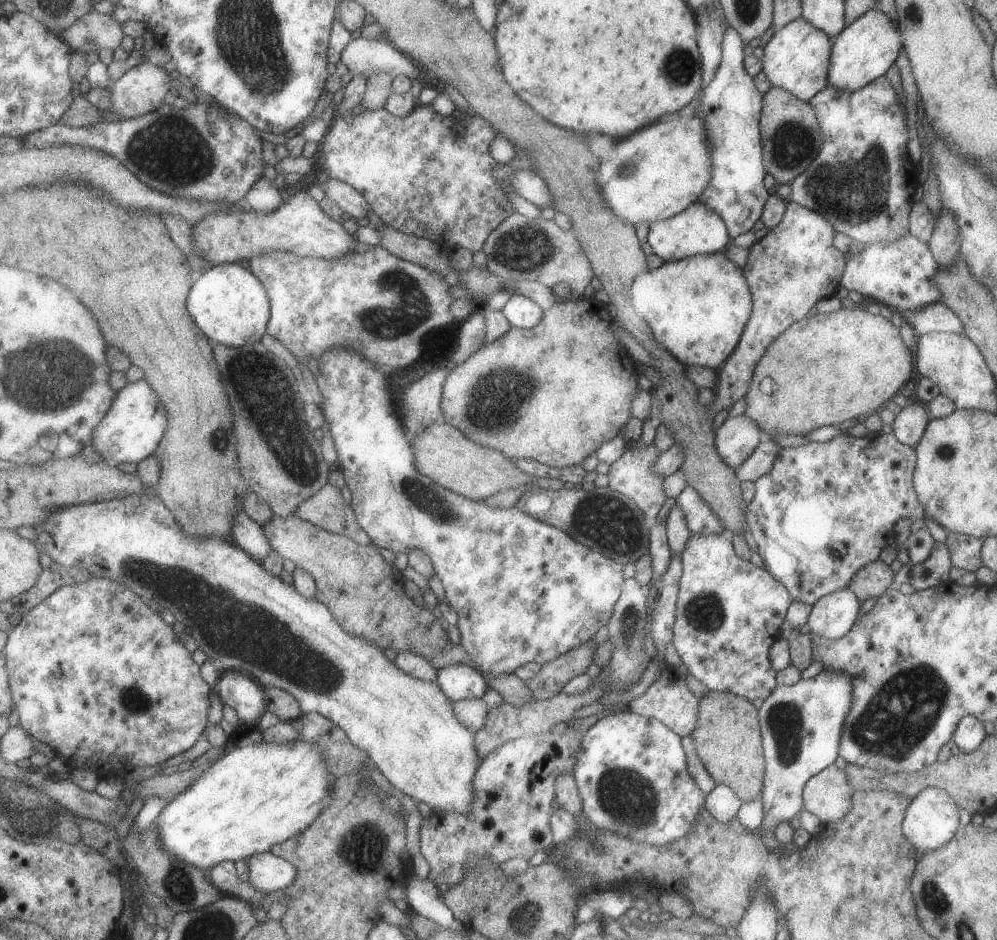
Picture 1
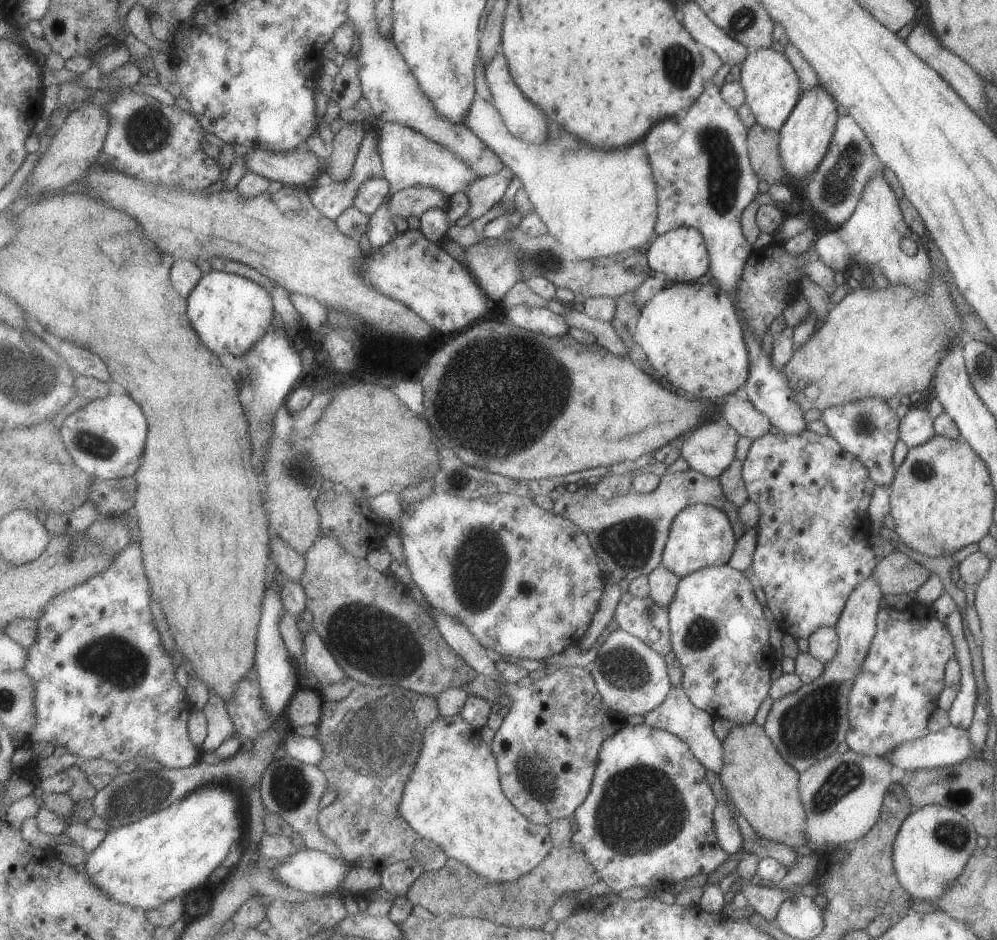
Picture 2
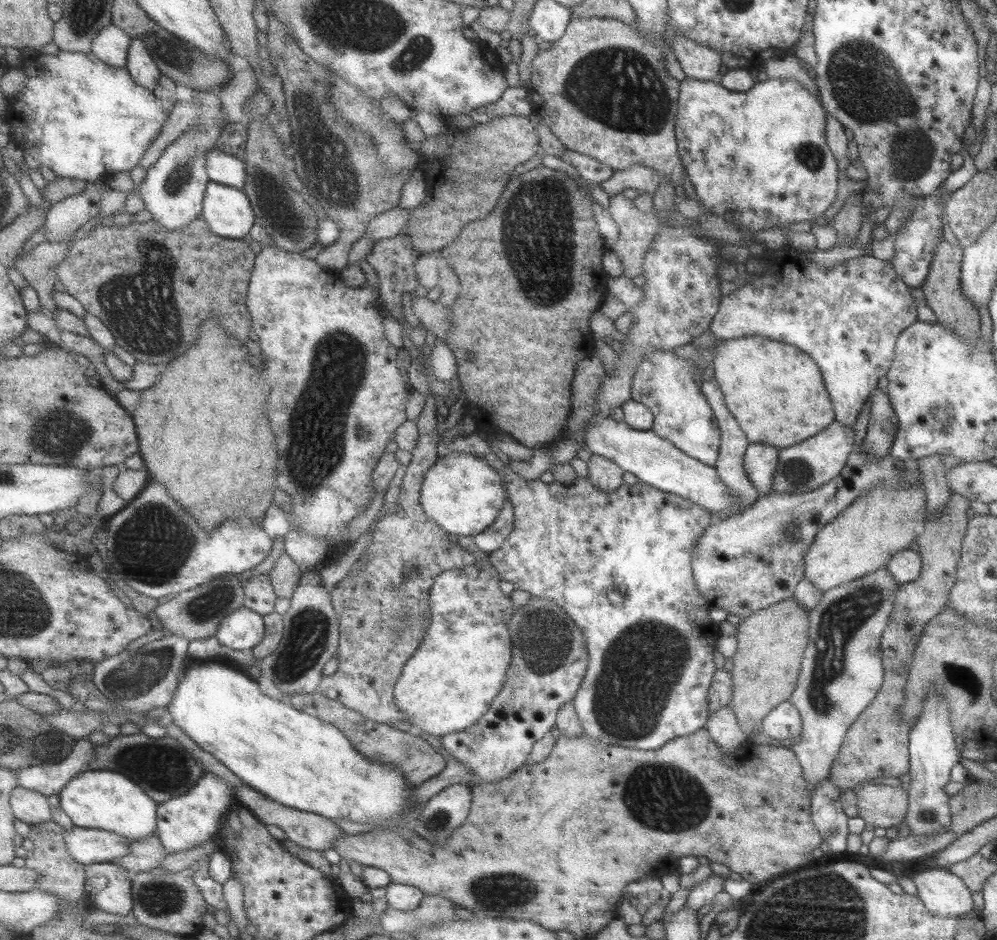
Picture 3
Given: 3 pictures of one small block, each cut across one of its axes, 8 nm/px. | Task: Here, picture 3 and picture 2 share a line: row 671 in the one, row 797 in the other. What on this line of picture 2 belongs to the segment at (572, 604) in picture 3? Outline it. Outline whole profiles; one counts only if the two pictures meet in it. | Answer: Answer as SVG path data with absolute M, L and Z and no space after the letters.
M645 722L641 725L625 724L613 736L609 736L609 738L603 740L602 746L599 747L597 766L594 767L594 776L591 780L590 791L587 792L587 800L579 806L575 814L578 829L572 836L572 840L582 845L583 851L587 854L587 860L590 861L603 882L614 893L619 893L628 888L639 887L651 889L661 894L671 884L675 884L675 882L680 882L680 880L685 880L685 878L691 878L691 876L695 876L696 874L713 872L719 864L727 859L727 852L717 844L713 824L715 803L716 800L713 792L711 792L711 788L709 788L709 784L705 780L705 769L695 756L693 756L693 753L683 740L679 740L677 736L667 732L667 730L651 728Z

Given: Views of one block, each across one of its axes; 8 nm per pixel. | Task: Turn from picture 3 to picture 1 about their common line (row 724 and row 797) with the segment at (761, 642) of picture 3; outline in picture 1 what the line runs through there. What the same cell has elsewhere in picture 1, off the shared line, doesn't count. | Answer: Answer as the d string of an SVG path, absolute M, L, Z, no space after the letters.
M707 690L698 698L694 729L689 735L699 760L714 784L727 785L742 800L759 798L764 777L764 756L758 725L758 710L750 700L730 692Z

